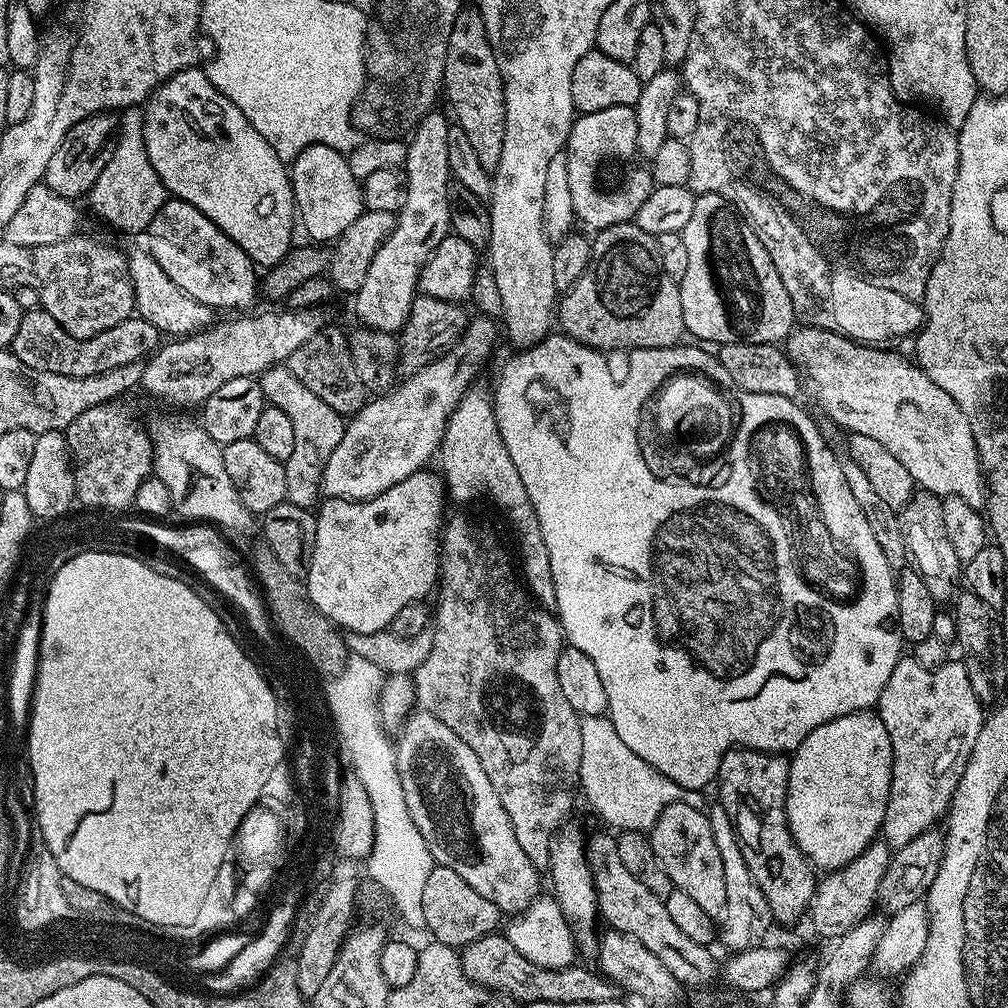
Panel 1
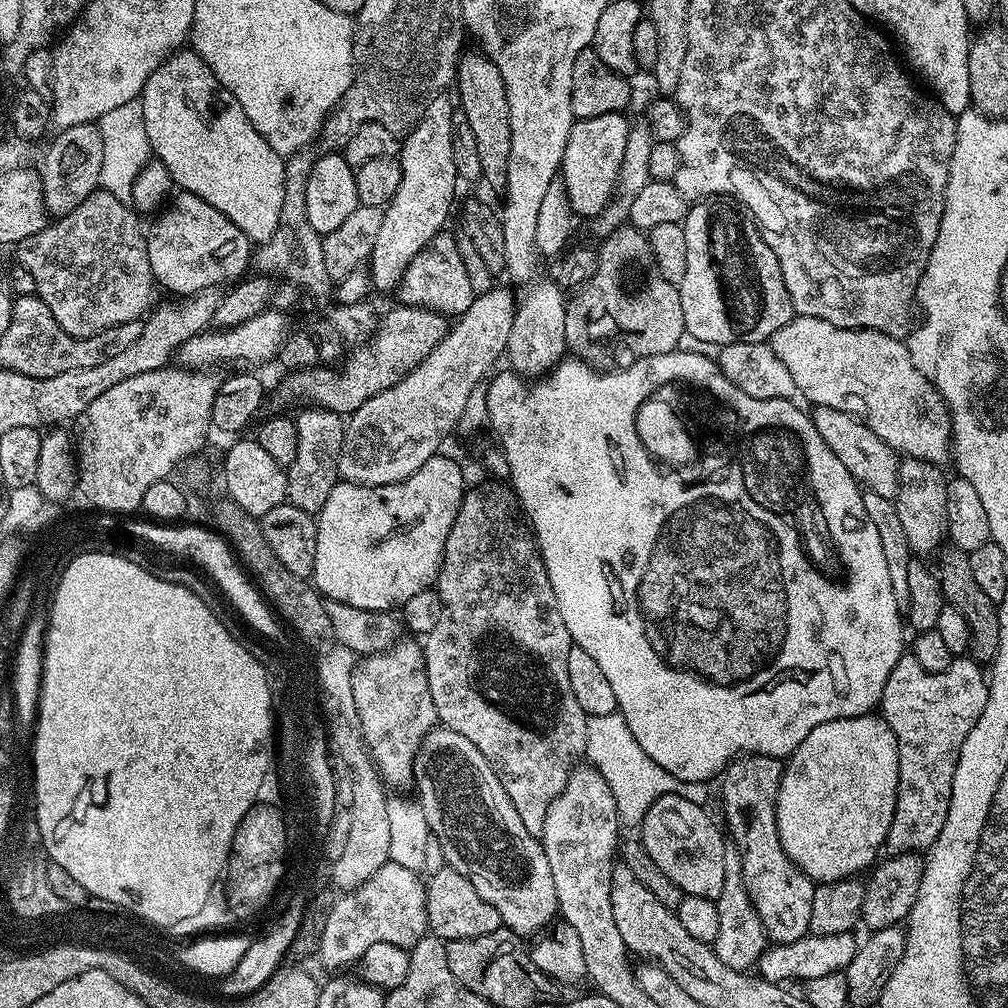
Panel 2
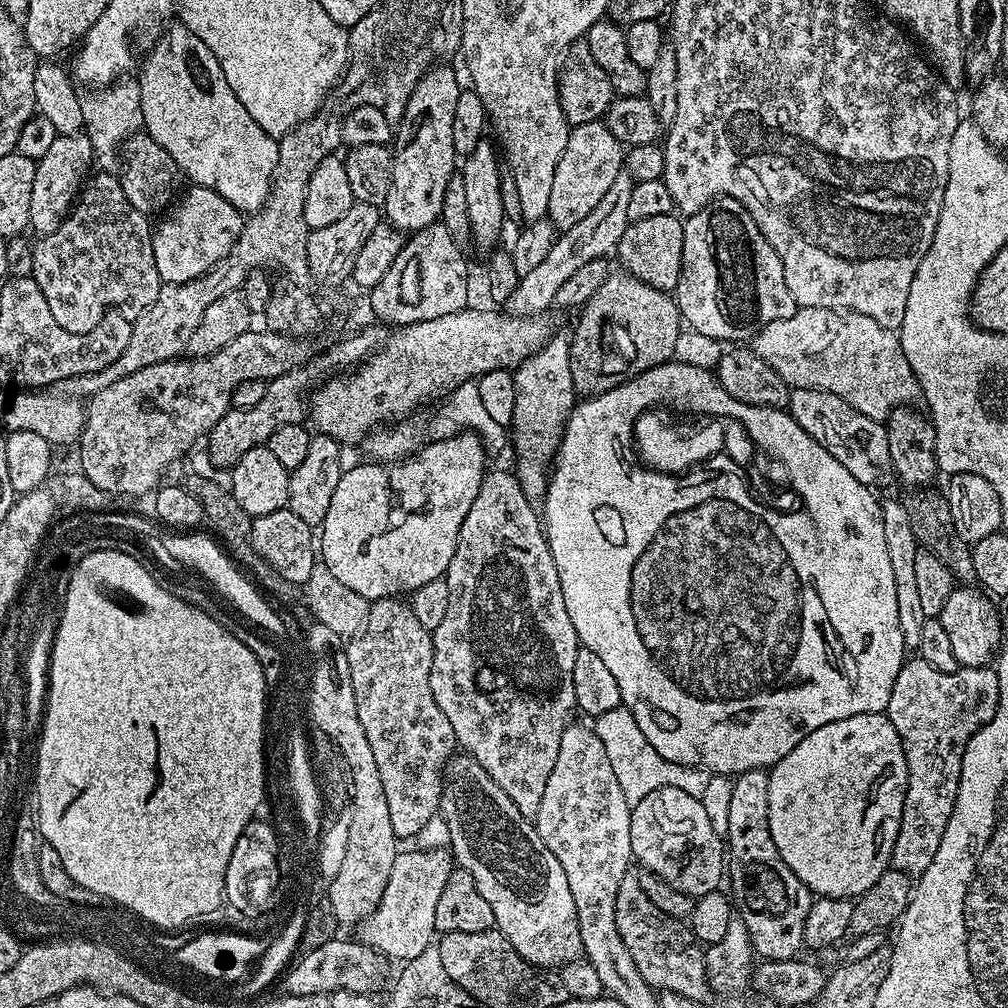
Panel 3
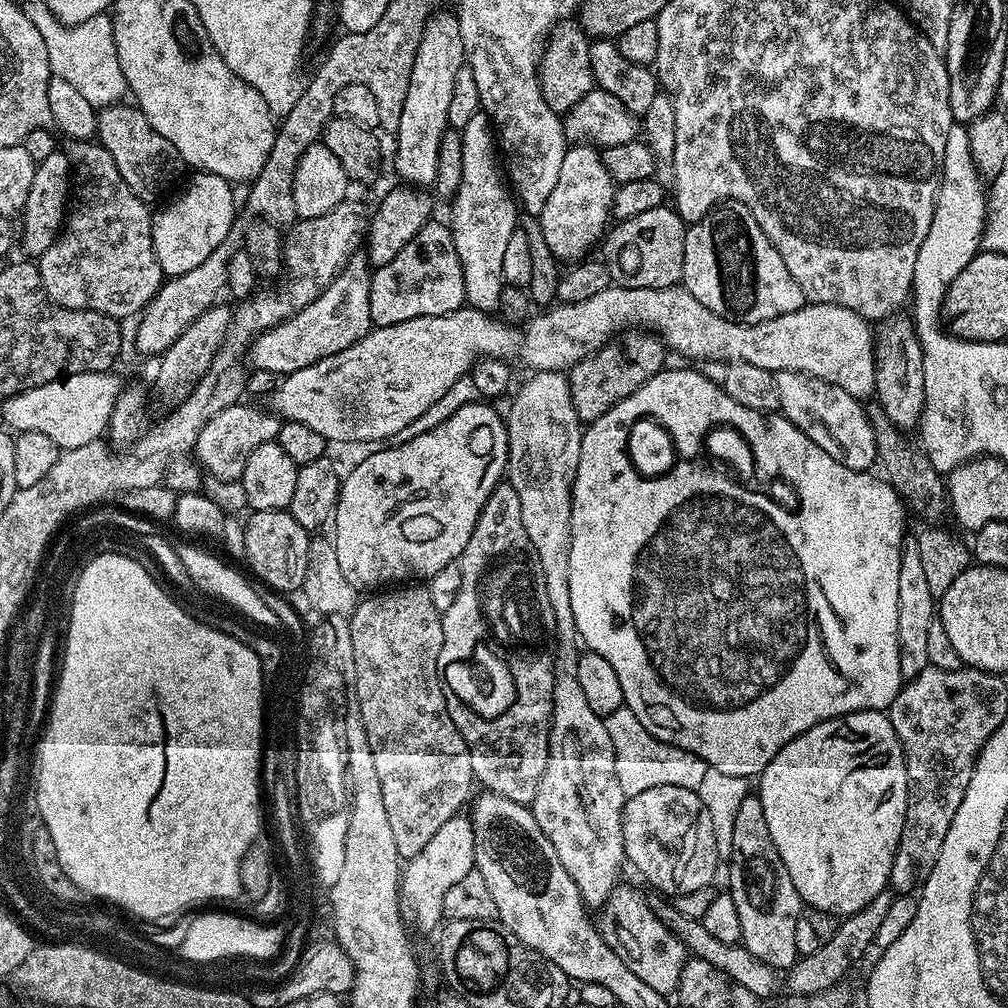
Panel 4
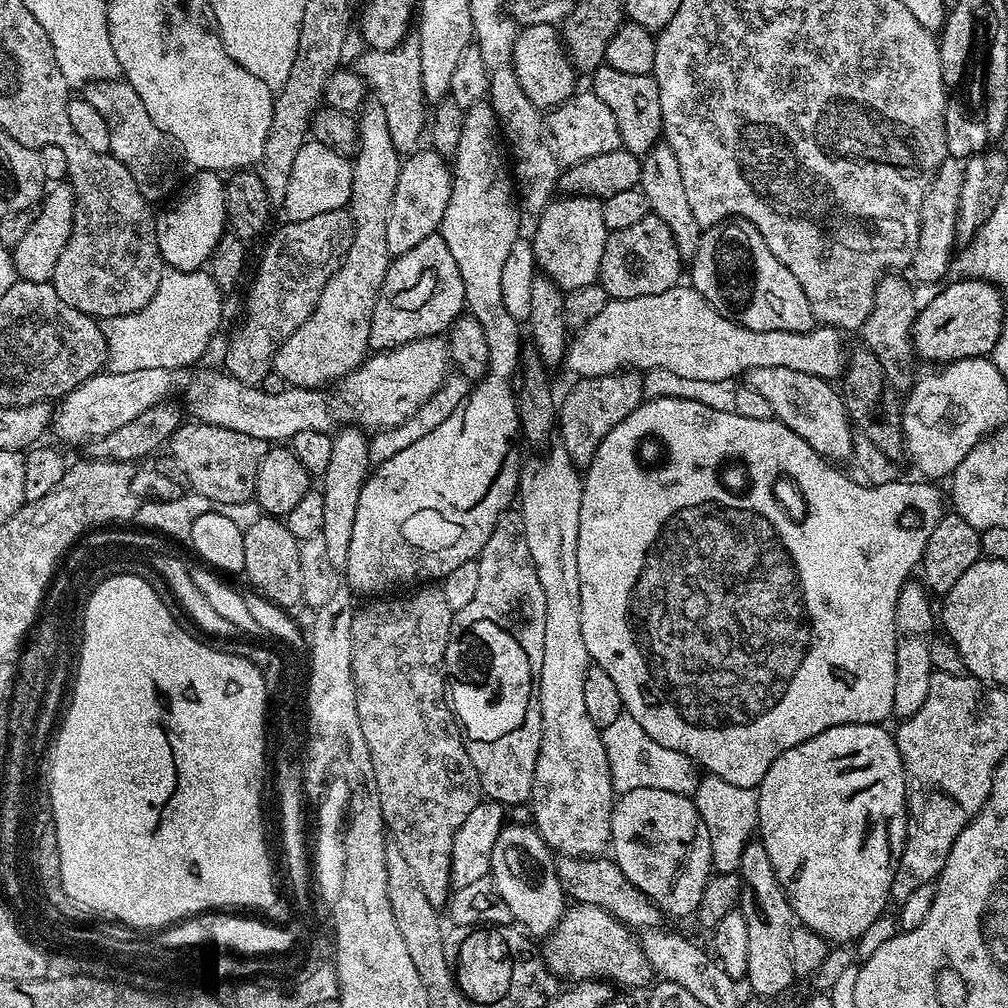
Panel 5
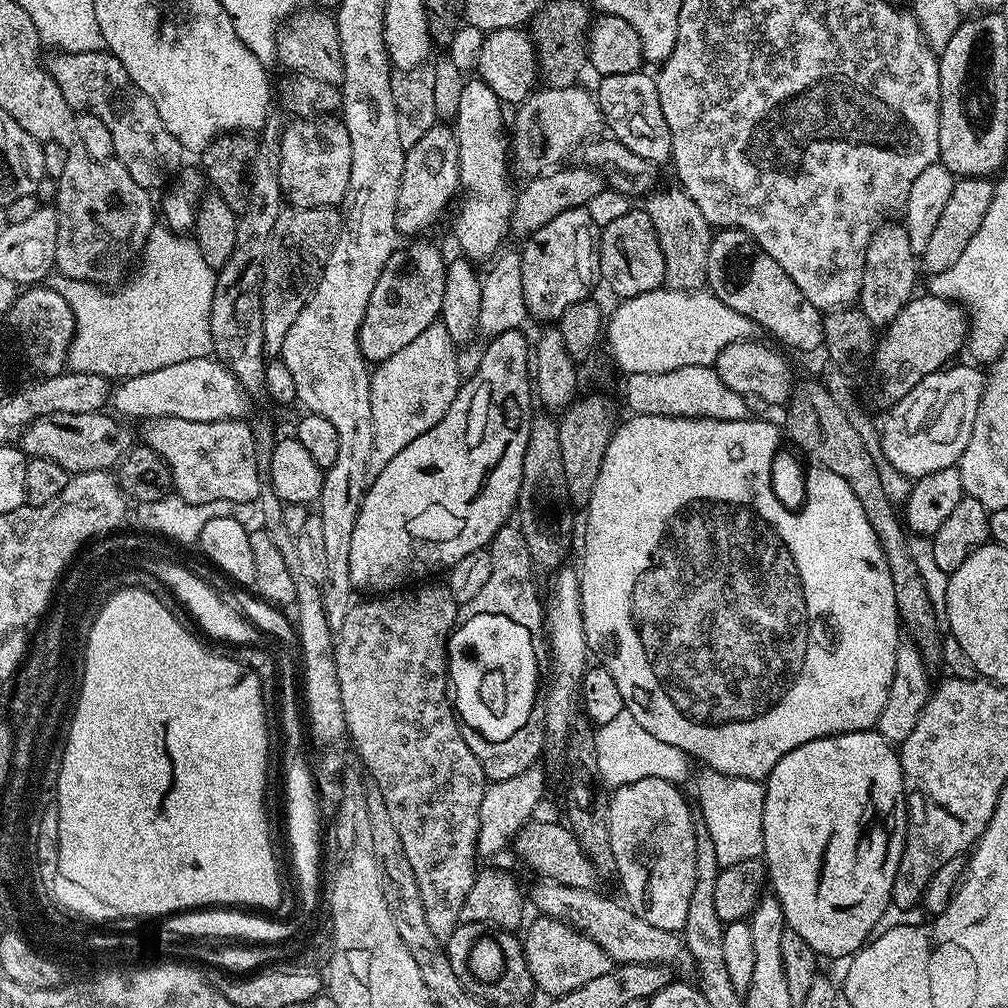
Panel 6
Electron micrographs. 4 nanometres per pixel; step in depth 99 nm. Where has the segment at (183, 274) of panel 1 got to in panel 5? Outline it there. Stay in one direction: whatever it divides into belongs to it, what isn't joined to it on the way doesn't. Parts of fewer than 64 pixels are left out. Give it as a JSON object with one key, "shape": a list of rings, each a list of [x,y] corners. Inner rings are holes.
{"shape":[[[200,170],[195,175],[188,193],[169,212],[156,216],[160,256],[169,269],[178,272],[201,271],[219,246],[228,224],[226,184],[221,173]]]}

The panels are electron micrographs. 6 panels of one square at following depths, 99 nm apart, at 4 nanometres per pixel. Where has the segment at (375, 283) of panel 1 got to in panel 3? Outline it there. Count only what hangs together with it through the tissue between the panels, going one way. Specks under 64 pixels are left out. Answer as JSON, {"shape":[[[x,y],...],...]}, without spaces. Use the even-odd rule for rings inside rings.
{"shape":[[[439,64],[429,67],[414,86],[410,102],[406,102],[404,118],[394,136],[394,174],[382,212],[387,223],[401,234],[417,232],[439,221],[446,182],[450,182],[458,168],[453,119],[462,84],[456,81],[454,69]]]}

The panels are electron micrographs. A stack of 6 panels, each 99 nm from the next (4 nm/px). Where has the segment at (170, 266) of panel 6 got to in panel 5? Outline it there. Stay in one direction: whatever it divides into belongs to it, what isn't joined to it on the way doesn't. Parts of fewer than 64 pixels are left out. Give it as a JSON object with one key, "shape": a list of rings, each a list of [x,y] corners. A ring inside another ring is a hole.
{"shape":[[[165,271],[154,298],[142,310],[129,316],[111,316],[103,321],[104,337],[108,347],[107,367],[113,372],[130,374],[130,370],[181,370],[187,364],[200,360],[204,351],[212,344],[220,328],[220,296],[222,289],[207,271],[178,272]]]}

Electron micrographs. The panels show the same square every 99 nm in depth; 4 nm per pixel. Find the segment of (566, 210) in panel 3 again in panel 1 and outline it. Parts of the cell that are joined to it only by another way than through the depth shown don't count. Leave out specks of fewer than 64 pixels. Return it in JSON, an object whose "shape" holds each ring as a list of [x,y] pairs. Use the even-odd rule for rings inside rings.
{"shape":[[[610,106],[610,110],[594,110],[577,115],[568,135],[566,155],[570,170],[570,199],[574,201],[577,221],[595,230],[627,224],[651,194],[654,181],[644,168],[620,168],[637,159],[638,118],[633,106]]]}

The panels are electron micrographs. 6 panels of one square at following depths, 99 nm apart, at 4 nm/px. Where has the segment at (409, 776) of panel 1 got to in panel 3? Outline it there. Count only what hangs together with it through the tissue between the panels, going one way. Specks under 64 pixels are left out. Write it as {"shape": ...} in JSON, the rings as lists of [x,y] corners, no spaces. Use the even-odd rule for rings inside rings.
{"shape":[[[467,754],[453,755],[444,769],[444,793],[440,795],[440,812],[446,814],[451,808],[464,808],[448,816],[448,840],[452,843],[450,855],[457,865],[465,868],[478,886],[482,898],[490,902],[494,910],[496,928],[508,939],[510,946],[526,958],[526,962],[545,970],[556,970],[584,956],[582,934],[578,930],[578,914],[574,910],[574,897],[566,883],[562,862],[546,850],[546,842],[538,834],[535,823],[518,806],[506,798],[502,786],[482,770],[478,761]]]}

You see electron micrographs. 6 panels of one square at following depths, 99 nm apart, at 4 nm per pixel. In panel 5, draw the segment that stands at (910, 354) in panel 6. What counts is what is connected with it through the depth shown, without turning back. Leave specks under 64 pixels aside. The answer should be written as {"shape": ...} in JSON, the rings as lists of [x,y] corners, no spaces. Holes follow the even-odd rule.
{"shape":[[[956,278],[953,284],[945,283],[944,289],[937,291],[925,308],[916,313],[916,321],[912,327],[912,346],[921,361],[937,360],[937,365],[947,366],[953,360],[974,360],[984,358],[991,353],[1002,334],[1002,326],[1006,323],[1004,316],[1005,297],[1001,296],[999,288],[986,280],[970,280]]]}

